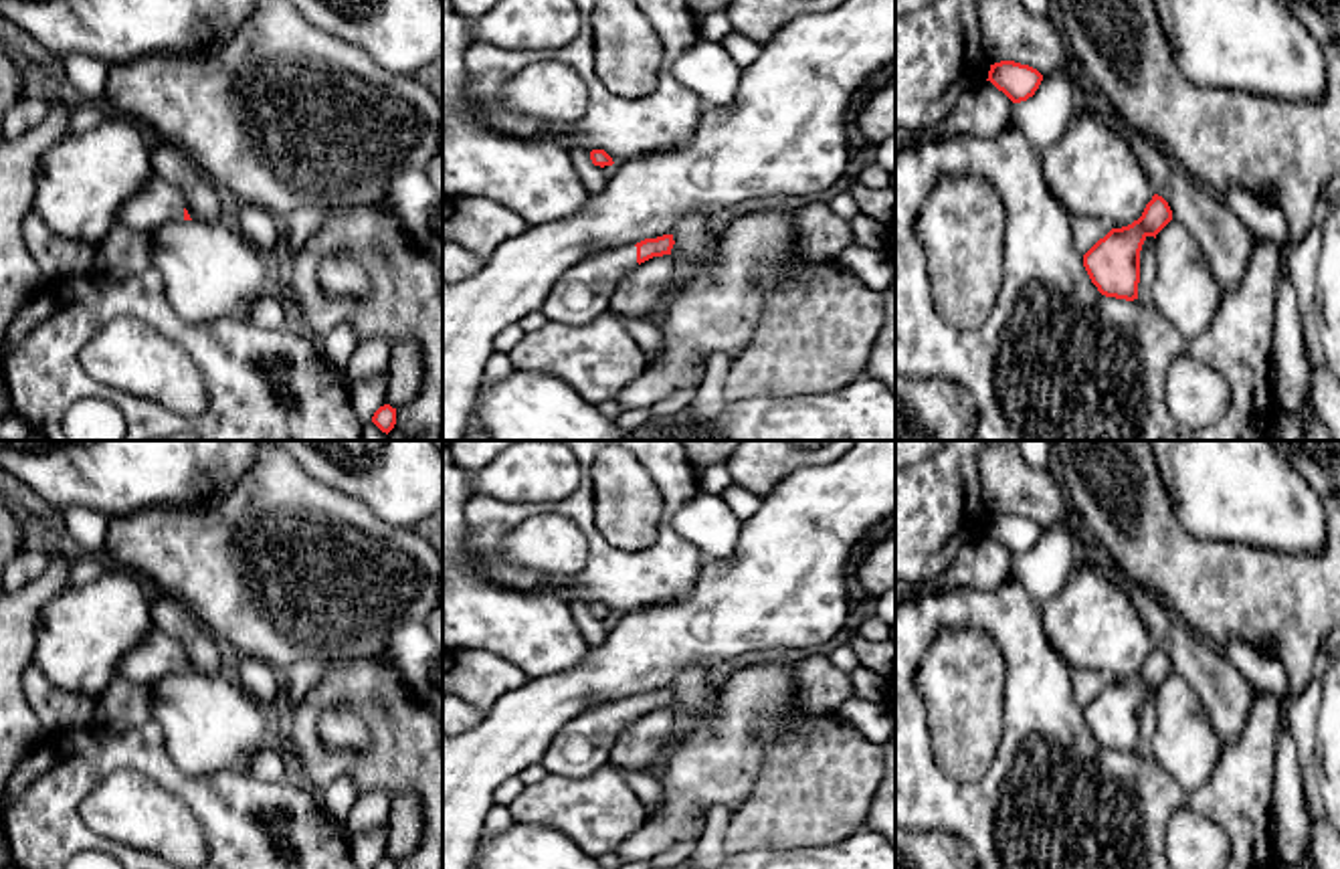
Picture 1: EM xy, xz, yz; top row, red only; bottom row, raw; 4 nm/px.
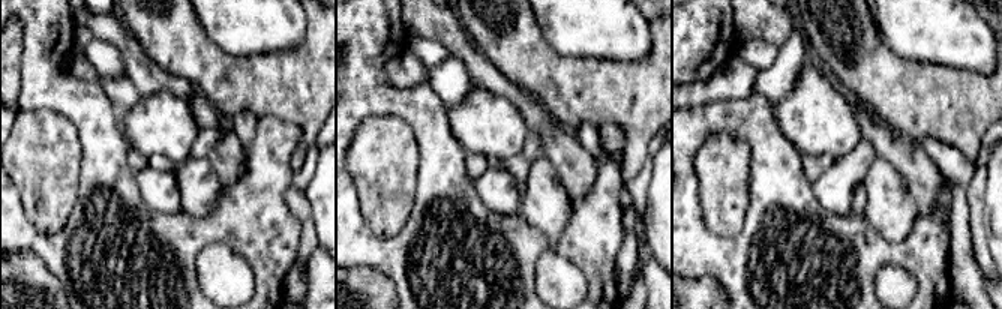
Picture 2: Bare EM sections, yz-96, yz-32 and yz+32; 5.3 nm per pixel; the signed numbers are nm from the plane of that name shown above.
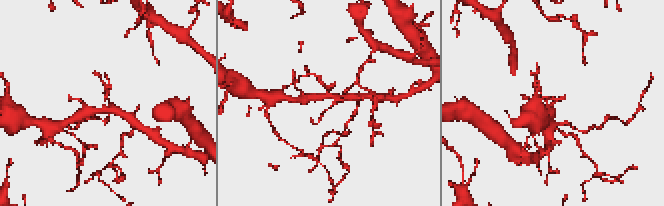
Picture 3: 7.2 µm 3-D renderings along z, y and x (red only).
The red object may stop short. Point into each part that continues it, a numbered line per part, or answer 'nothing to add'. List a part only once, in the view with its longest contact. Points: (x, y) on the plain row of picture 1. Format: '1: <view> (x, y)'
1: xz (581, 746)

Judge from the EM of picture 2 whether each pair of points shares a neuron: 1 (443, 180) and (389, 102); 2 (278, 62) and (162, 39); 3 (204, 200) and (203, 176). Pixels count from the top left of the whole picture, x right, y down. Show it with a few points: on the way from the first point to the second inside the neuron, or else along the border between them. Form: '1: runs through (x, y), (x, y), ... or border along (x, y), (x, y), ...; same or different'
1: runs through (441, 158), (434, 137), (411, 114); same
2: runs through (249, 69), (209, 69), (191, 54); same
3: runs through (203, 194), (203, 182); same

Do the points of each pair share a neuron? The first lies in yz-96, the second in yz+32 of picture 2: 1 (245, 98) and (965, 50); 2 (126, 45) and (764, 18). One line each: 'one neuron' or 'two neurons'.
1: two neurons
2: one neuron

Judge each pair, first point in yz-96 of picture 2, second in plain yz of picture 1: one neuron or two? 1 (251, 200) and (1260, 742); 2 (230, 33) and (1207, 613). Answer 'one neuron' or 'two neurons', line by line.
1: one neuron
2: two neurons

